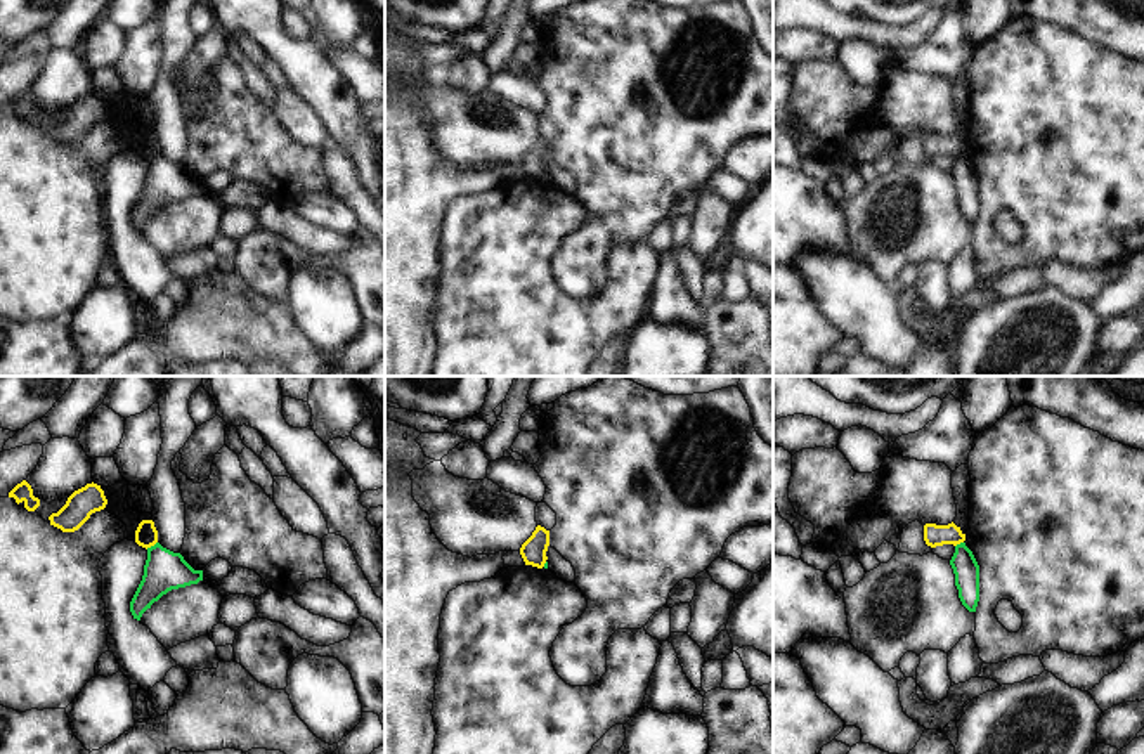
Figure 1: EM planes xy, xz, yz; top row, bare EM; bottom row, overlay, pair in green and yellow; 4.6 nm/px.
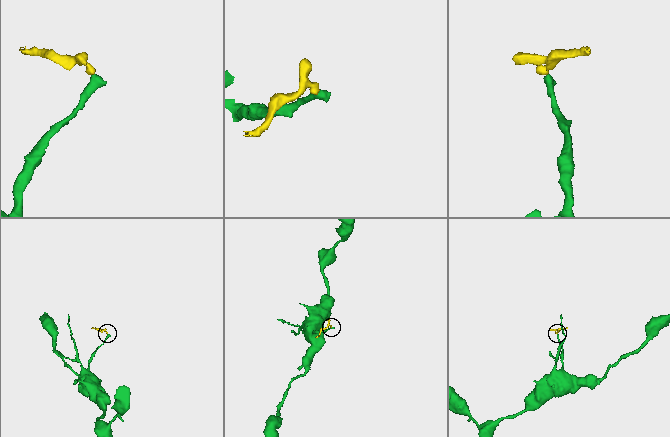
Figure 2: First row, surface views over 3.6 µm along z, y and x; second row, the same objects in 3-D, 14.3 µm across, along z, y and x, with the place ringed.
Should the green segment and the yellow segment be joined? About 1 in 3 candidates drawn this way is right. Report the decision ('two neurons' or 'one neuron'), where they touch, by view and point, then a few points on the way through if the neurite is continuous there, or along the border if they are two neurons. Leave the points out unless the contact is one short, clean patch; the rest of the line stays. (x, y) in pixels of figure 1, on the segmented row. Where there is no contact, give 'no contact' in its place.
two neurons; contact xy (151, 546); border xy (156, 541), (146, 548)

